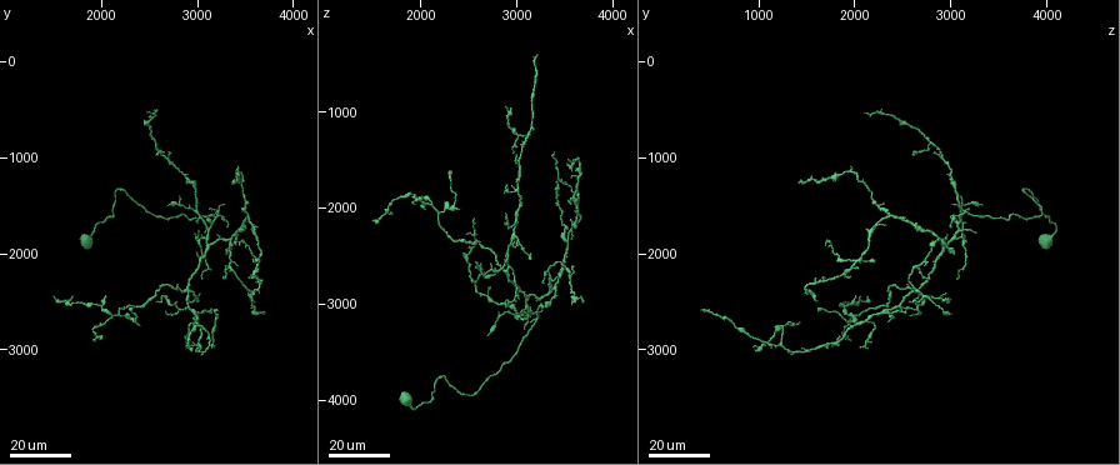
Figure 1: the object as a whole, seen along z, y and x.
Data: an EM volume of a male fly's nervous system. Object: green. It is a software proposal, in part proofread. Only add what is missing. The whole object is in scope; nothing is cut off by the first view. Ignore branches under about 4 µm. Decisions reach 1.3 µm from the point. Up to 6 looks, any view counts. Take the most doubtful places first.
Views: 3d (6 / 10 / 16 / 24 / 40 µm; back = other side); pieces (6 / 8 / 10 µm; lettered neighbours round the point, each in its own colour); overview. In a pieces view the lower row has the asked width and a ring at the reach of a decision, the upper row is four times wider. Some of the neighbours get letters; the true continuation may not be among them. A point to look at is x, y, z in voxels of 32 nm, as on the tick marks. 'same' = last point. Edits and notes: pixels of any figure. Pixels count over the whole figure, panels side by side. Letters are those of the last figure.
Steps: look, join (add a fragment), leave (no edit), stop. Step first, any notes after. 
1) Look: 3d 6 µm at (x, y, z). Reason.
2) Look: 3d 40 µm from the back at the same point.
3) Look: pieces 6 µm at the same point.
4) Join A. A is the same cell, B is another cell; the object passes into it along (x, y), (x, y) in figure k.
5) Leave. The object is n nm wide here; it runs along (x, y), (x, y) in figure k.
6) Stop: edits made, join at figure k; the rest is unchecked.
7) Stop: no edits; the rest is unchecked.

Look: 3d 16 µm at (2020, 2460, 2000). An open end.

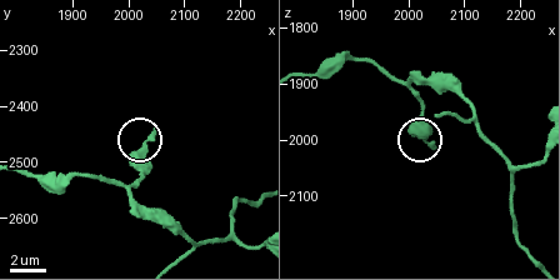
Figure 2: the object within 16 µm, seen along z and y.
Look: pieces 10 µm at (2045, 2445, 2010). What lies round it.

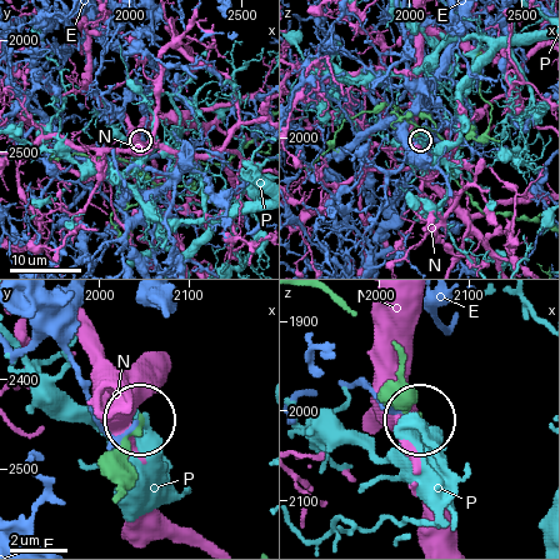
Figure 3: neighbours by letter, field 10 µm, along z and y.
Leave. E, N and P are other cells; it runs along (118, 495), (118, 461), (139, 421) in figure 3; no lettered fragment goes on from it.

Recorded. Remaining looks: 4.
Look: 3d 16 µm at (2560, 960, 2640). Free end.

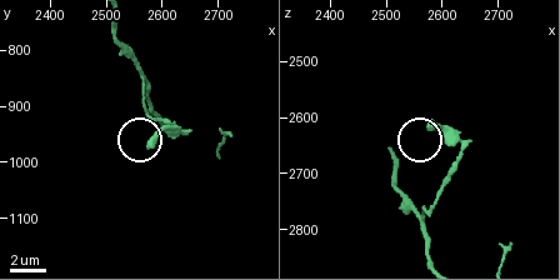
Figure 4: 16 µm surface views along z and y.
Look: pieces 10 µm at (2580, 975, 2610). What lies round it.

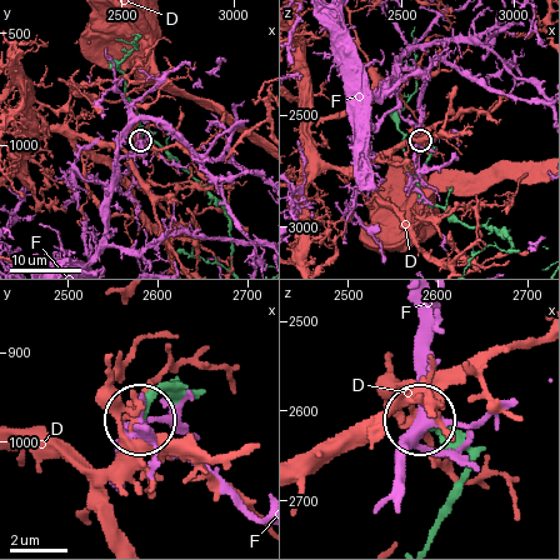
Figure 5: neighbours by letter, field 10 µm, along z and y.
Leave. D and F are other cells; none of them fits.

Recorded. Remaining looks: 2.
Look: 3d 16 µm at (3420, 1280, 1400). End of a long branch.

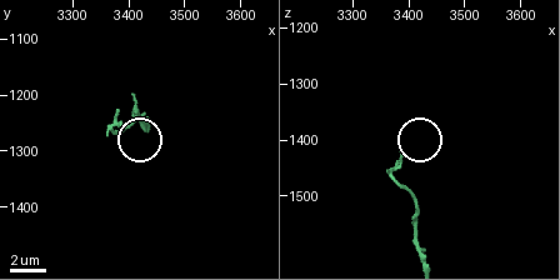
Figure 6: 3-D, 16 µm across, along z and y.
Look: pieces 8 µm at (3385, 1255, 1425).

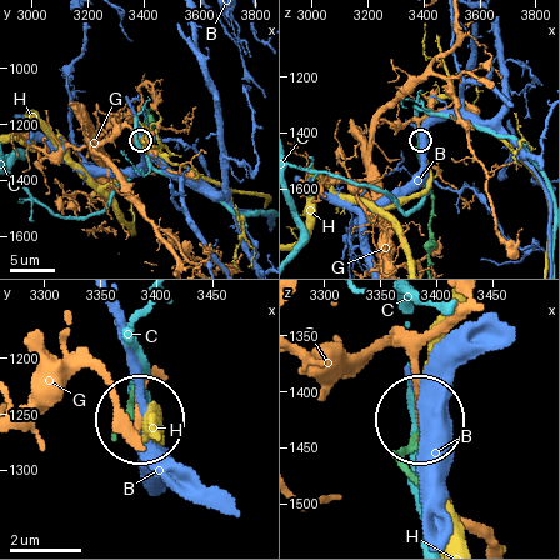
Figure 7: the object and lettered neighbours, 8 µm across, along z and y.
Leave. B, C, G and H are other cells; no lettered fragment goes on from it.

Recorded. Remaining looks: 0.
Stop: no edits; the rest is unchecked.

